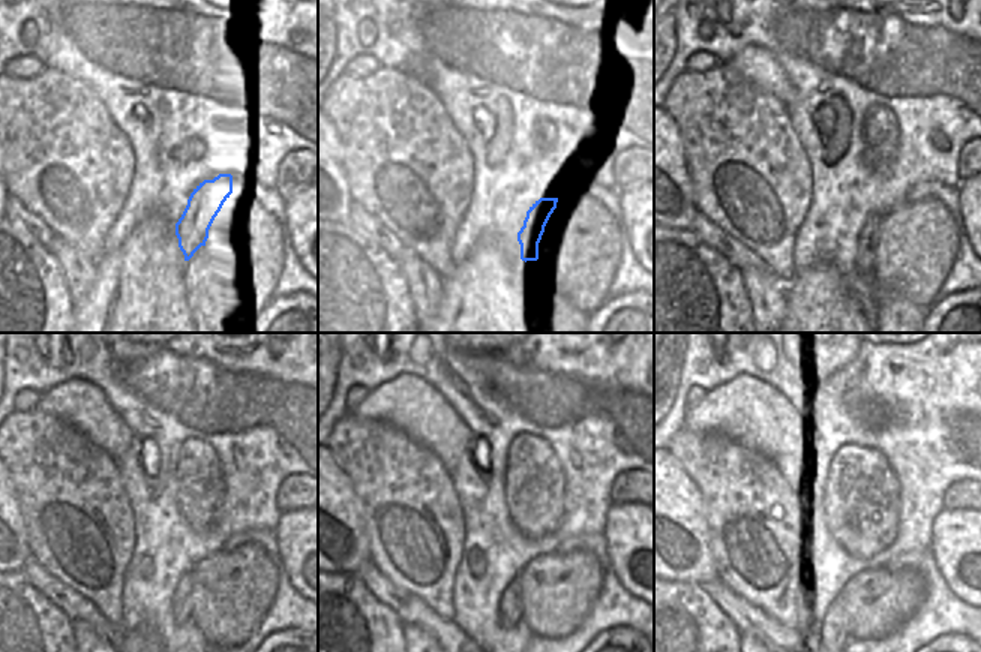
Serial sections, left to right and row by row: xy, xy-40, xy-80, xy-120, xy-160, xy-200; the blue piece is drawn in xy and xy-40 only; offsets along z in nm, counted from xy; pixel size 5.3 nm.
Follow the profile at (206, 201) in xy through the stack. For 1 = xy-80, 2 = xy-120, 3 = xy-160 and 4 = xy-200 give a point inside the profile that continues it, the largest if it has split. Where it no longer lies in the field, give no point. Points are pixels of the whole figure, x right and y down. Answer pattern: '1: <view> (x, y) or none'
1: xy-80 (866, 240)
2: xy-120 (182, 598)
3: xy-160 (510, 609)
4: xy-200 (839, 627)

